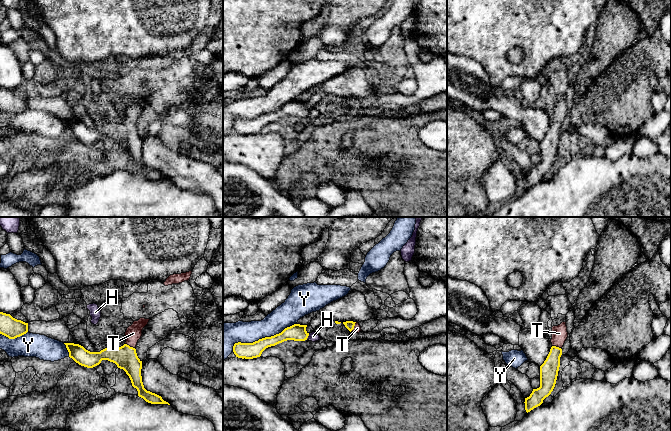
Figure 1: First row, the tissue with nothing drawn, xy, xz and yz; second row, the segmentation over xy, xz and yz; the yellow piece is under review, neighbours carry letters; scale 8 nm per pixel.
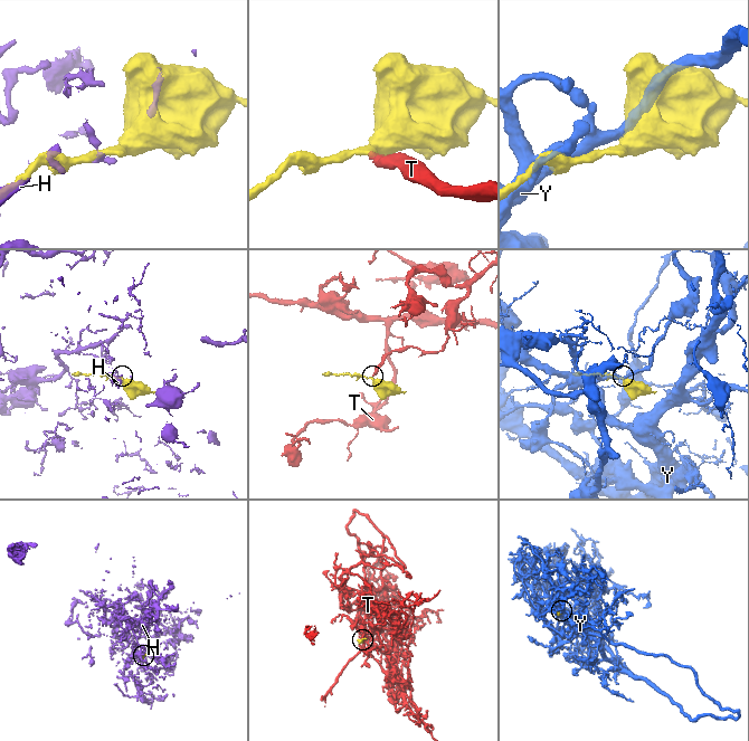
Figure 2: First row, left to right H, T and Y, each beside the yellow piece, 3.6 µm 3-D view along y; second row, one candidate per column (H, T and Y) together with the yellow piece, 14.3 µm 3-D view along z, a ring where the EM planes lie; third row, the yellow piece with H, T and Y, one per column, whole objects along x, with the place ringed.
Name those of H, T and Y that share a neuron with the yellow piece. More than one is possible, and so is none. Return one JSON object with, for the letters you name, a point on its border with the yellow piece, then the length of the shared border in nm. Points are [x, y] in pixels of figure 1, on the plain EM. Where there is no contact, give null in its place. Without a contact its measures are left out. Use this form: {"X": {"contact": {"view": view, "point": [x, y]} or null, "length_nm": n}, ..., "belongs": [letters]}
{"T": {"contact": {"view": "xy", "point": [129, 122]}, "length_nm": 90}, "belongs": ["T"]}

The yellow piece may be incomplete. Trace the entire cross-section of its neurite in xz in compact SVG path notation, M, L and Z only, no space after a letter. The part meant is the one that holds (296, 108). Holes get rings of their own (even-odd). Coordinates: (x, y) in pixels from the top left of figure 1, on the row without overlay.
M294 100L285 104L281 109L271 113L265 113L253 119L235 119L233 128L238 134L253 135L260 133L262 128L271 122L275 122L287 116L305 117L309 109L306 107L307 101Z

